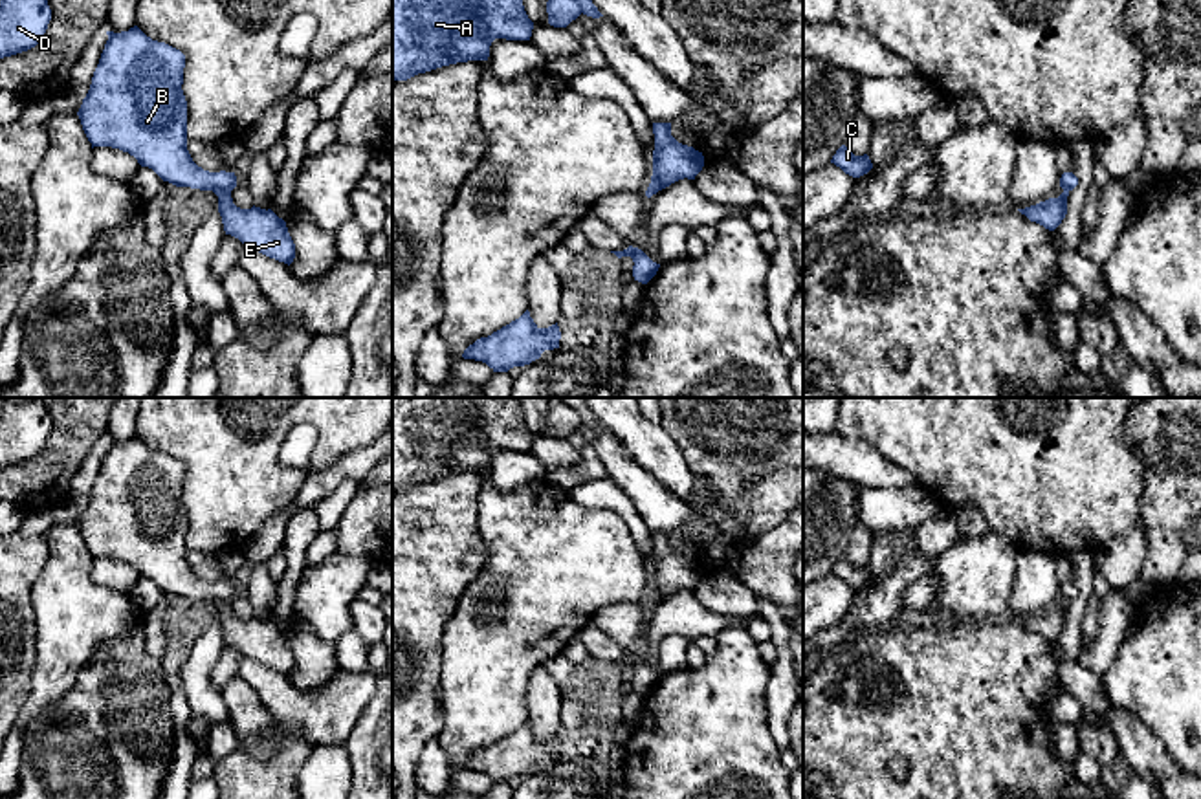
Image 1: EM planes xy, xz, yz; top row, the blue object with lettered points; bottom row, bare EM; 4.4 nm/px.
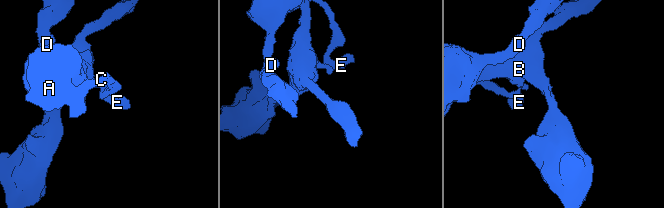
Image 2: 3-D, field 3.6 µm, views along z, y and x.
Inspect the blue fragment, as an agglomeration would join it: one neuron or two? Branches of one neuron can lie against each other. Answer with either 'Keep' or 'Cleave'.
Cleave

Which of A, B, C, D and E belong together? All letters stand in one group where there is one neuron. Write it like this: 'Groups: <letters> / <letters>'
Groups: A C D E / B

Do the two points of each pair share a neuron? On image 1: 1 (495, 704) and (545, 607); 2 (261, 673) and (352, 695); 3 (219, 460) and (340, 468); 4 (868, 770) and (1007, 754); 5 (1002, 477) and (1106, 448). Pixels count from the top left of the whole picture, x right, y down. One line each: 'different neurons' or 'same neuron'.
1: same neuron
2: same neuron
3: different neurons
4: same neuron
5: same neuron

